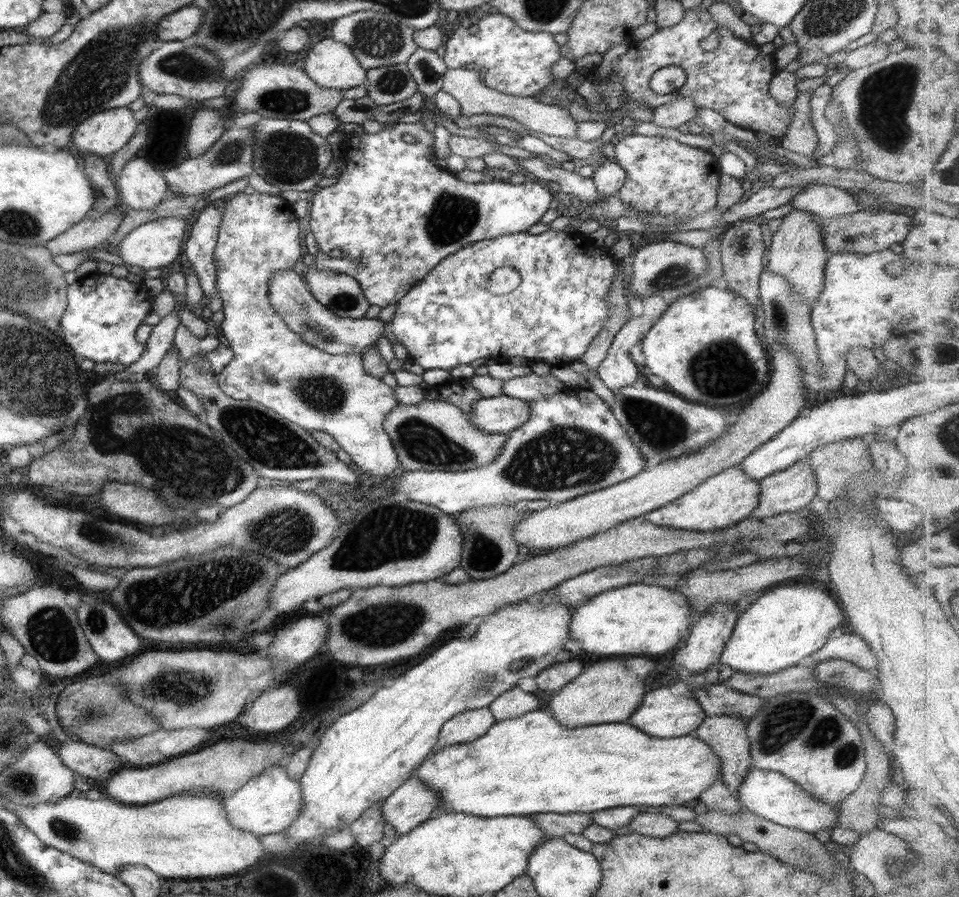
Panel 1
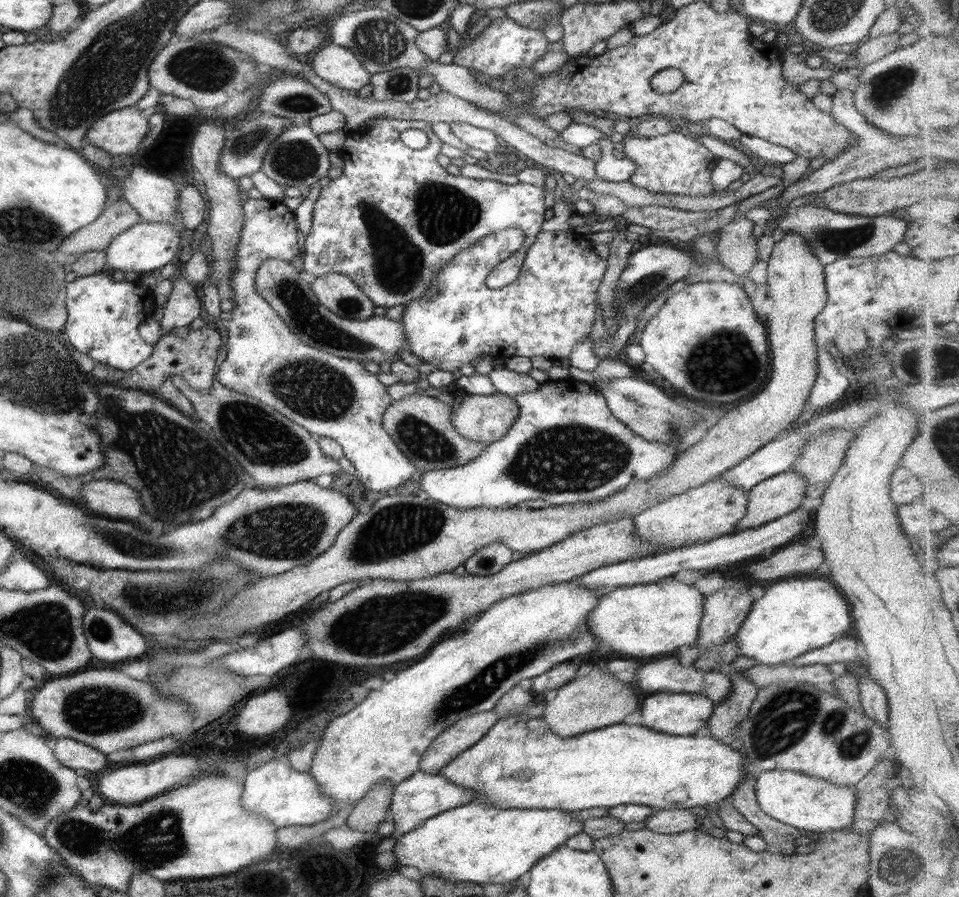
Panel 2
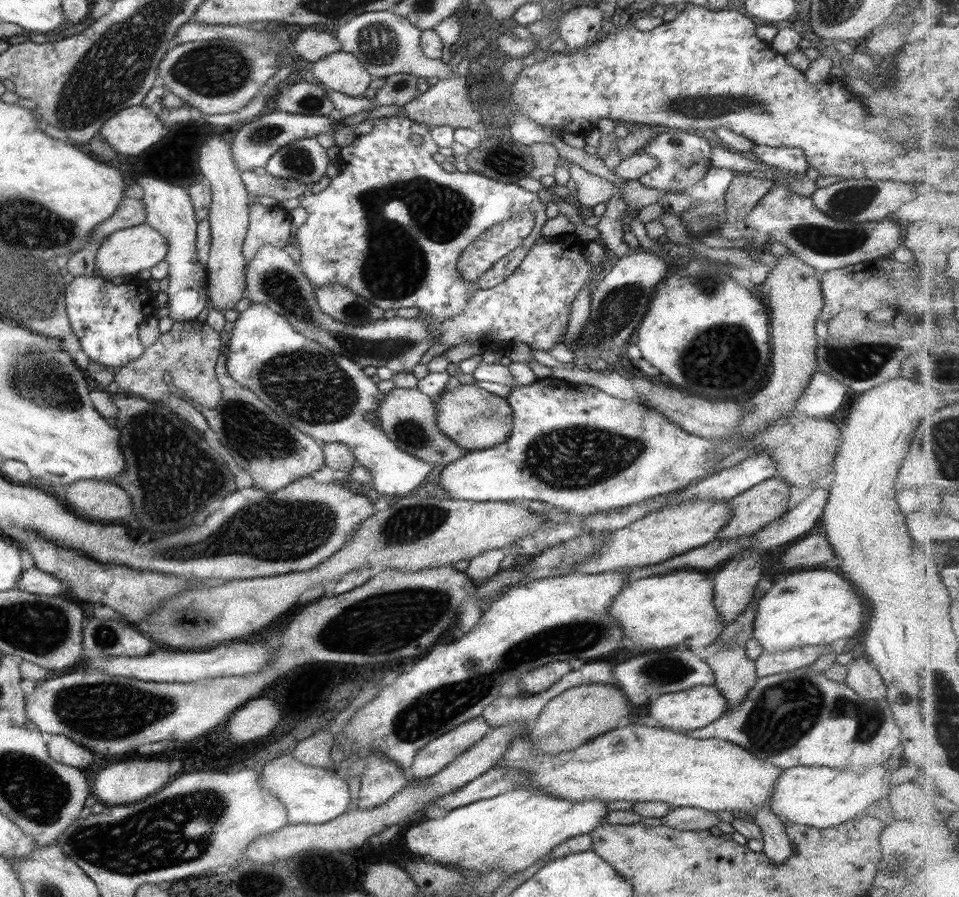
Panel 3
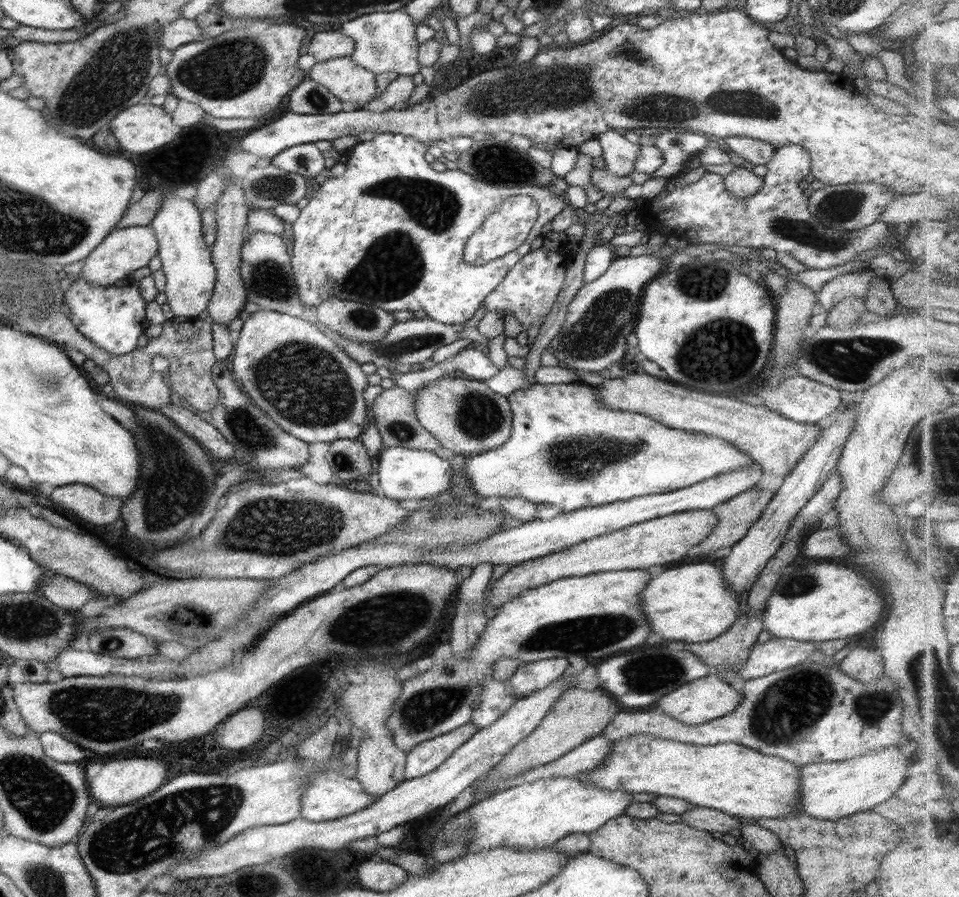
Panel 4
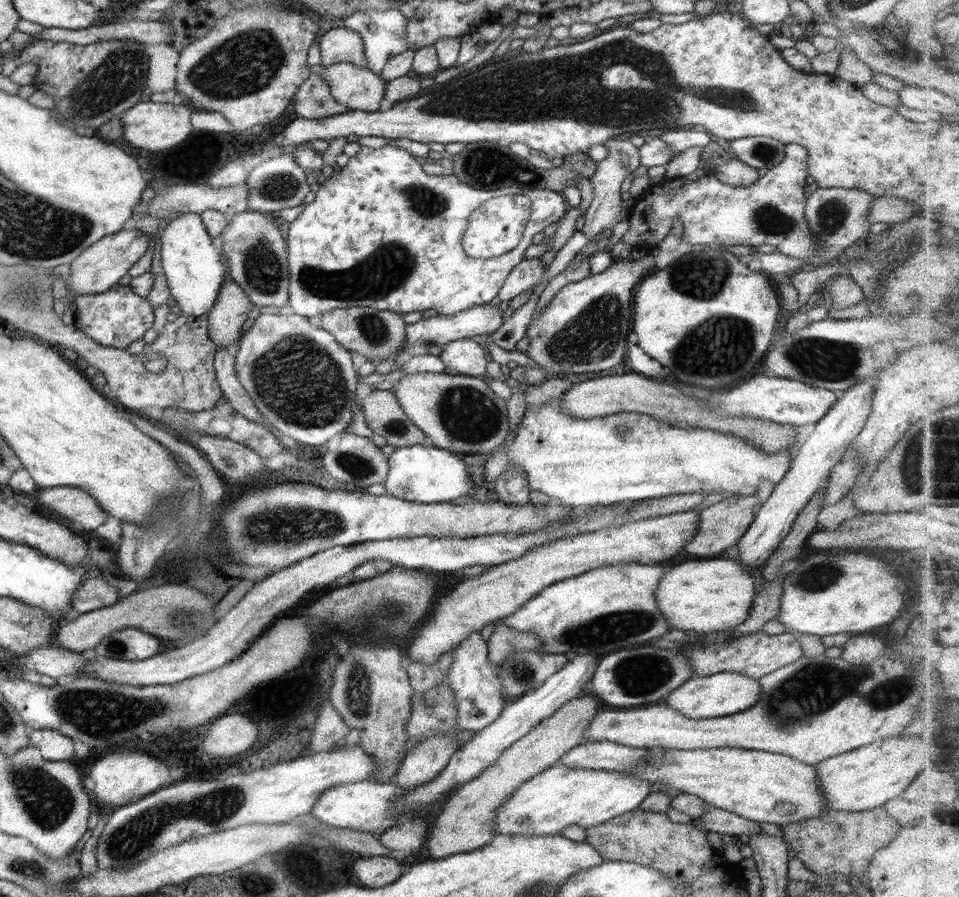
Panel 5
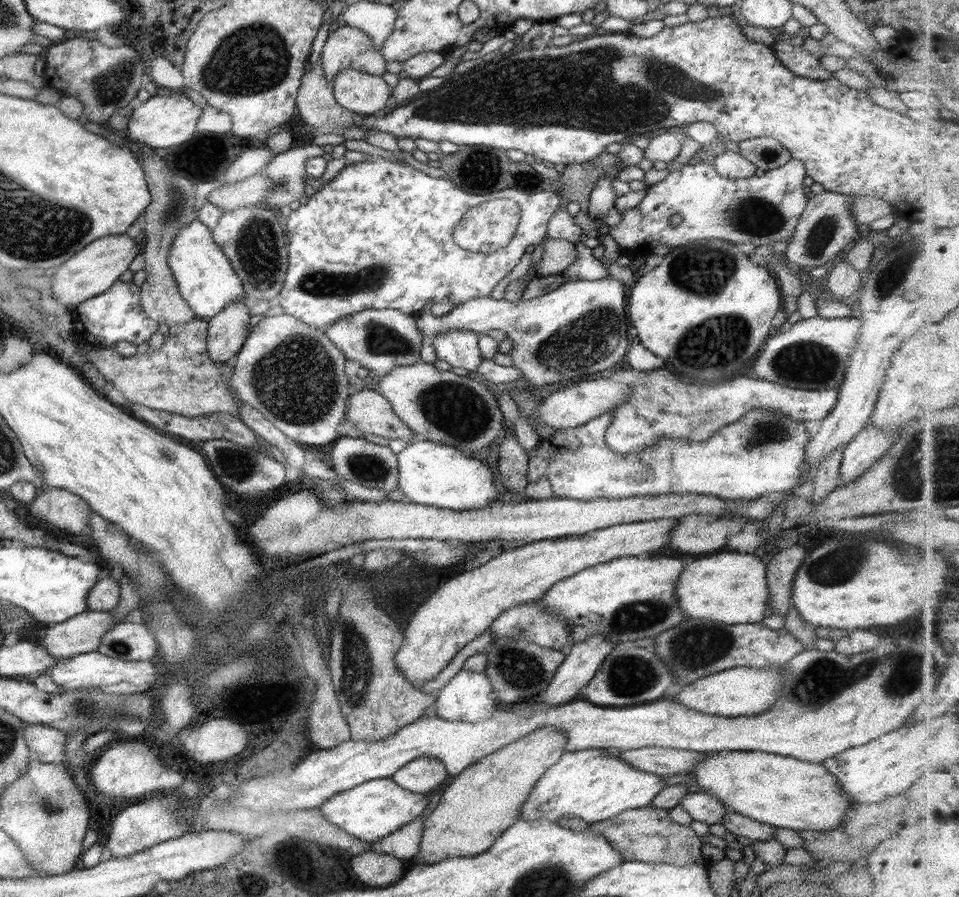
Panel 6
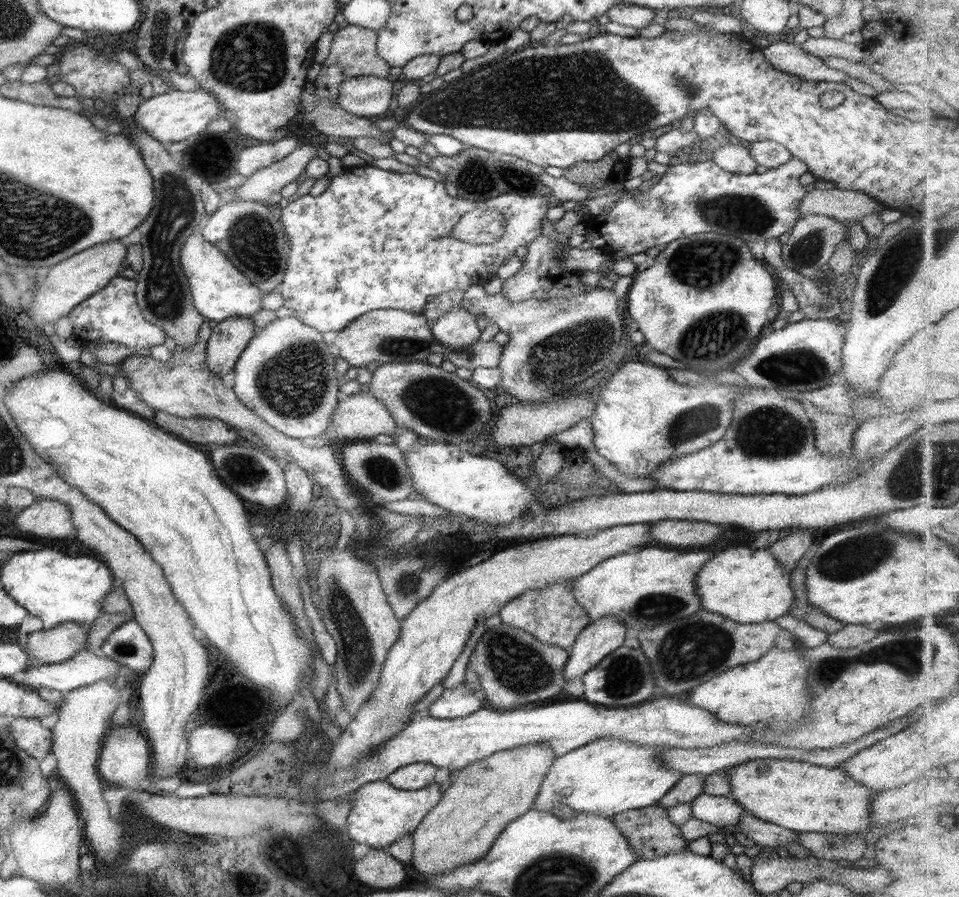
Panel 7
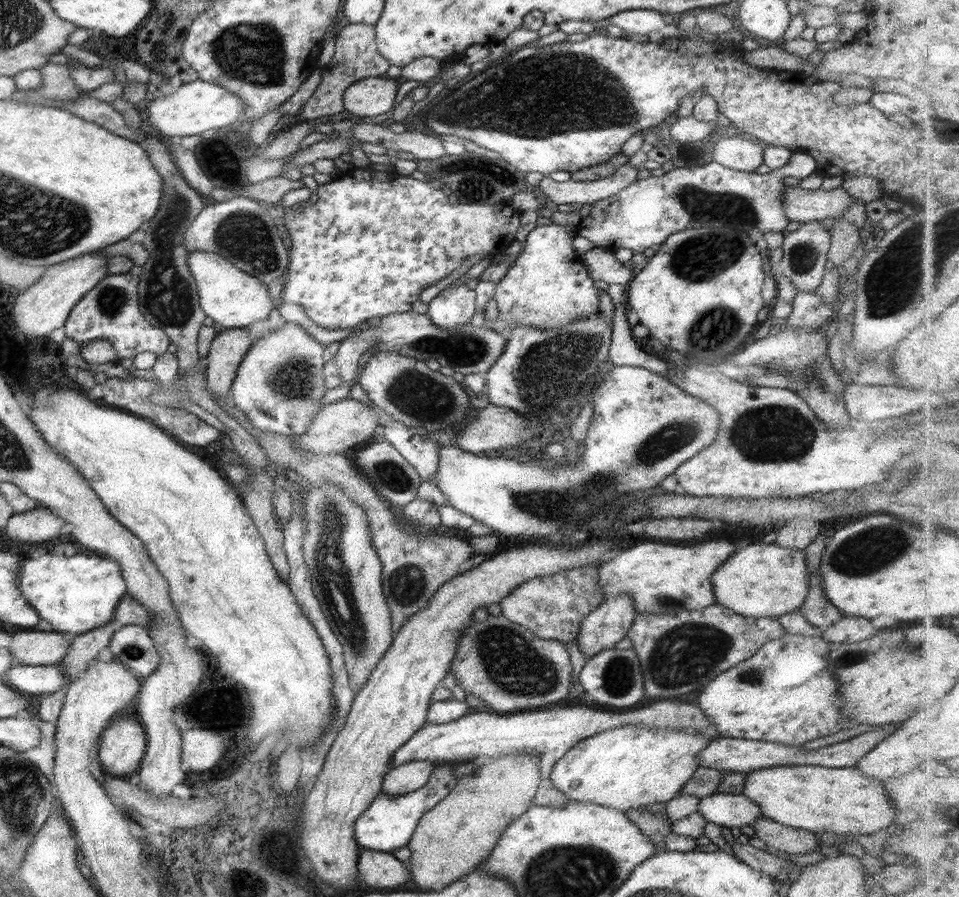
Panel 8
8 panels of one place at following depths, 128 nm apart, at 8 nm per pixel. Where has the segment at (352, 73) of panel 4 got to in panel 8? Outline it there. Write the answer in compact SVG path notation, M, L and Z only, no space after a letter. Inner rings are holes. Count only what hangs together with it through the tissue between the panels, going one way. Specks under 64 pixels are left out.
M368 77L345 88L343 109L356 117L375 117L389 112L398 85L392 80Z

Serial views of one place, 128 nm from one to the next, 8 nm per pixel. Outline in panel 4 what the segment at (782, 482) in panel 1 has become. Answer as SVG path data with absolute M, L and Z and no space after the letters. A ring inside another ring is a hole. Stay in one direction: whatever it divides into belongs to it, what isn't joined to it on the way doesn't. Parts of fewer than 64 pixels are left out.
M751 487L740 495L716 504L711 510L717 517L717 524L710 535L691 549L689 554L702 557L712 554L714 550L735 545L747 534L749 527L759 520L773 495L773 491Z

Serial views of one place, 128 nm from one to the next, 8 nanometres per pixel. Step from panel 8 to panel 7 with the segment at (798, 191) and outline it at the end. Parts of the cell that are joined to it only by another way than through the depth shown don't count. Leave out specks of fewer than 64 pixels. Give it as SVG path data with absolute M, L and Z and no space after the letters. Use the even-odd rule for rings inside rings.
M815 189L805 193L799 202L799 216L821 214L839 223L860 222L877 211L877 202L870 195L853 190Z

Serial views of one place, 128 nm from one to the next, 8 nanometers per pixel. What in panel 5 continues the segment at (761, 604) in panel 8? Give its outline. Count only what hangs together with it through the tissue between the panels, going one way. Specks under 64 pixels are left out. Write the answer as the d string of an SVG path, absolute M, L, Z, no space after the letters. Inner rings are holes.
M726 554L713 560L691 560L665 571L653 591L657 609L670 629L705 635L733 630L745 622L754 592L754 581L741 563Z

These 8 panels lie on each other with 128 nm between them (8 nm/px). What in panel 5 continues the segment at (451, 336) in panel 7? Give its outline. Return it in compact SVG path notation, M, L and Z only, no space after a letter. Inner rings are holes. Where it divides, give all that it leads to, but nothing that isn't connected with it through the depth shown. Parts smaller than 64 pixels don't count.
M471 339L454 340L444 344L439 358L444 368L453 368L458 375L478 378L486 374L489 361L483 351L483 345Z

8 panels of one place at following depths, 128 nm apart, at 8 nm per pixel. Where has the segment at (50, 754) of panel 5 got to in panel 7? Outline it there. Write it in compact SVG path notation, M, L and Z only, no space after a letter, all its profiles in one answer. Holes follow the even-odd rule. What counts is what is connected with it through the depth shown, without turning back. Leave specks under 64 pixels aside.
M19 718L8 726L15 744L38 761L50 752L52 732L41 726L37 718Z

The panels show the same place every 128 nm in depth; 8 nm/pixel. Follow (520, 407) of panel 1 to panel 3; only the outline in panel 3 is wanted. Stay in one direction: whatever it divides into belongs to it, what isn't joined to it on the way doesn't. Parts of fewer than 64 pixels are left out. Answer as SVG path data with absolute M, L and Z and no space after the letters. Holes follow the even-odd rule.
M462 384L451 391L442 391L434 399L436 425L445 436L466 451L491 448L507 440L512 429L511 407L506 399L489 394L474 384Z

